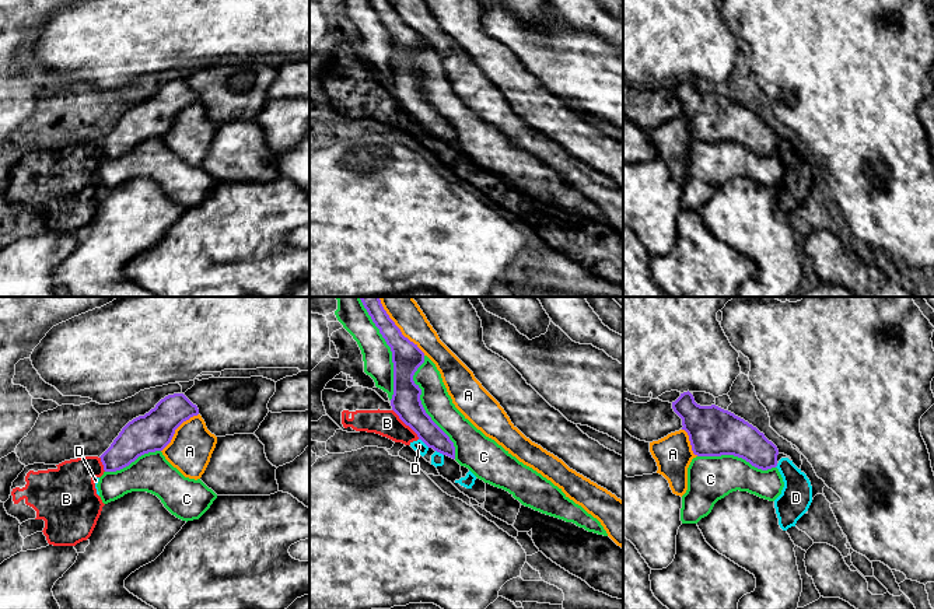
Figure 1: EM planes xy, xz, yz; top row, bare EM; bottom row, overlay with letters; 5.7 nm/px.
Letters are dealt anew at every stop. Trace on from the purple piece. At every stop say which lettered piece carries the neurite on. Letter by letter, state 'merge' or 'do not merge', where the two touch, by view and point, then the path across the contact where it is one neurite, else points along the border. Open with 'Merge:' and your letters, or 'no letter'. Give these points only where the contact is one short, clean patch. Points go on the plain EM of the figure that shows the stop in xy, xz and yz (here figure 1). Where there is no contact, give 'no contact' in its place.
Merge: no letter
A: do not merge | xz (402, 21)
B: do not merge | xz (406, 111) | along xz (392, 95), (419, 125)
C: do not merge | xz (423, 94)
D: do not merge | xz (424, 129) | along xz (419, 125), (429, 133)

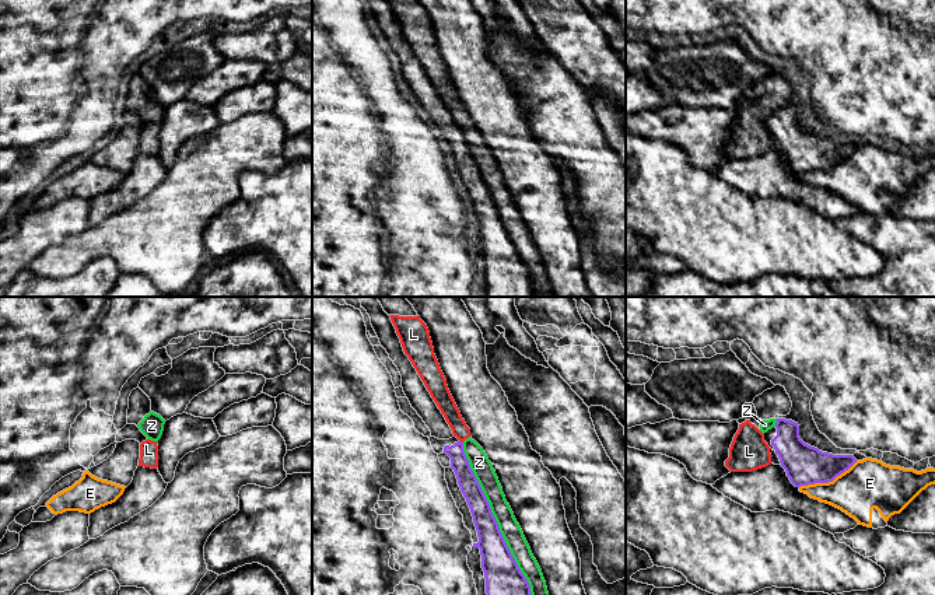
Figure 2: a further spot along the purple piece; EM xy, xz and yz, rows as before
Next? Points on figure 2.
Merge: no letter
E: do not merge | yz (827, 168)
L: do not merge | xz (459, 128) | along xz (459, 126), (462, 129)
Z: do not merge | xz (497, 213)

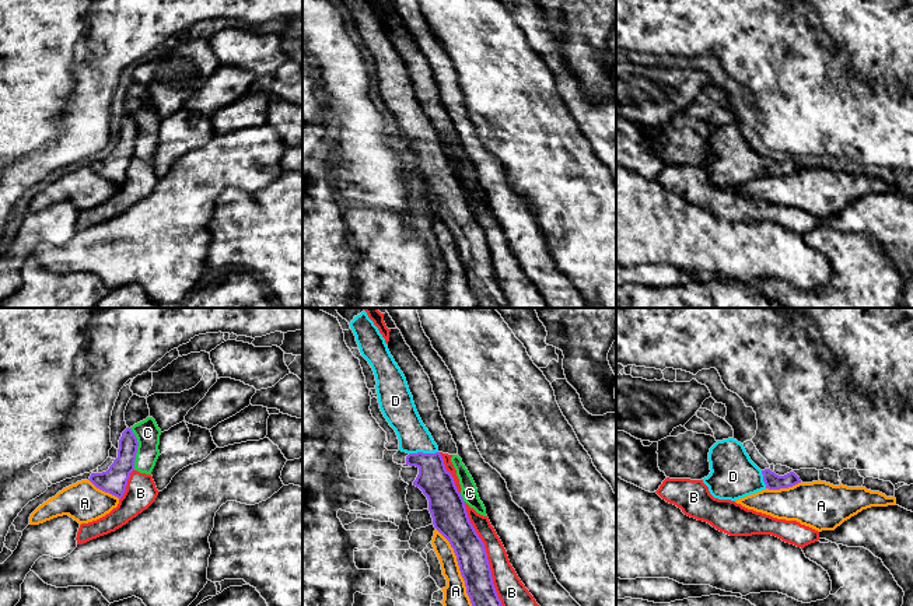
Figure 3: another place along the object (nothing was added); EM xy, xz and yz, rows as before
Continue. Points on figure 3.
Merge: D
A: do not merge | xz (461, 261)
B: do not merge | xz (488, 248)
C: do not merge | xy (136, 135)
D: merge | xz (422, 139) | across xz (437, 171), (430, 149), (422, 139), (402, 102)

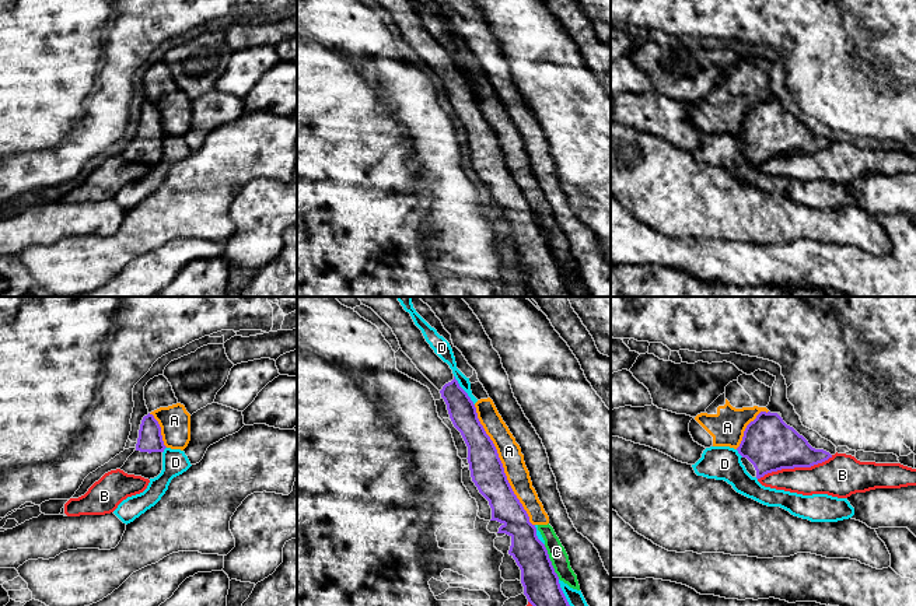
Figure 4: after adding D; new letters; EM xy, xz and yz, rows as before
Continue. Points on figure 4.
Merge: no letter
A: do not merge | xz (502, 151)
B: do not merge | yz (794, 153)
C: do not merge | xz (551, 248)
D: do not merge | xz (464, 77)

